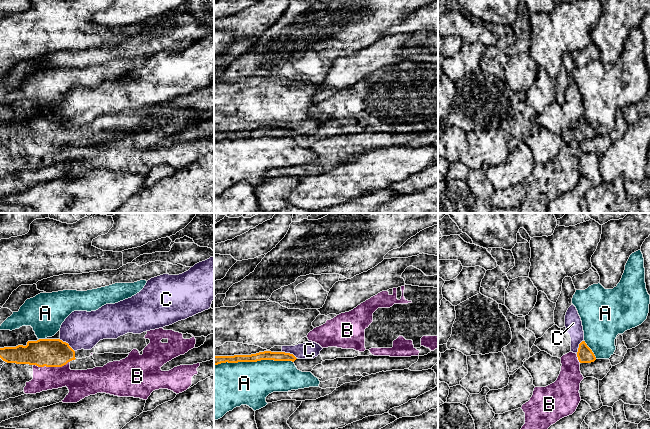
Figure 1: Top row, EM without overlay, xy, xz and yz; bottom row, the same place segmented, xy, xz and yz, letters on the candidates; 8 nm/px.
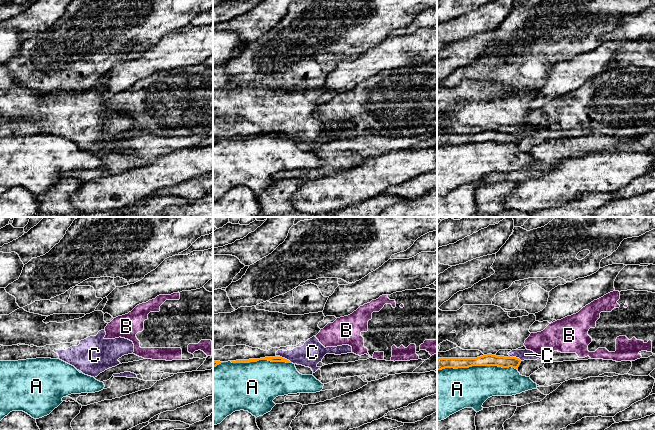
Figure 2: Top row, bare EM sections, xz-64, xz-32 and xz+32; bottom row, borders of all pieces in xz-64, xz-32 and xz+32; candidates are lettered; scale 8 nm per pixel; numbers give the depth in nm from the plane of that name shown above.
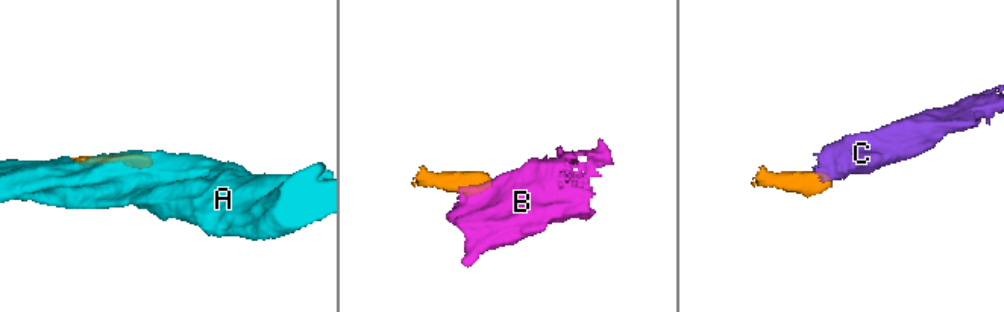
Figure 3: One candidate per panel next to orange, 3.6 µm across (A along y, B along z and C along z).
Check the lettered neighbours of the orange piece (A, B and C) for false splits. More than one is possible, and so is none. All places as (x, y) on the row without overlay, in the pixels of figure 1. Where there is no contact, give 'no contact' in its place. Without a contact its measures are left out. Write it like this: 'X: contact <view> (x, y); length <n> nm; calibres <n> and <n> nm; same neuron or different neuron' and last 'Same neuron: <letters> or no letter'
A: contact xz (253, 137); length 650 nm; calibres 80 and 360 nm; different neuron
B: contact xy (51, 142); length 300 nm; calibres 220 and 190 nm; same neuron
C: contact xy (67, 119); length 170 nm; calibres 220 and 300 nm; different neuron
Same neuron: B

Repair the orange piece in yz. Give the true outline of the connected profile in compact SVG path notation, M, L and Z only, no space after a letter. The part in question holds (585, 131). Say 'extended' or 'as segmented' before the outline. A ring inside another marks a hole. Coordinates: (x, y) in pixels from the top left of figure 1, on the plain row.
extended | M582 117L577 129L569 128L560 135L562 142L557 156L546 163L535 163L530 176L522 181L525 200L521 204L519 213L547 213L547 206L551 201L576 187L581 177L580 159L584 155L580 140L594 138L596 133L585 117Z

